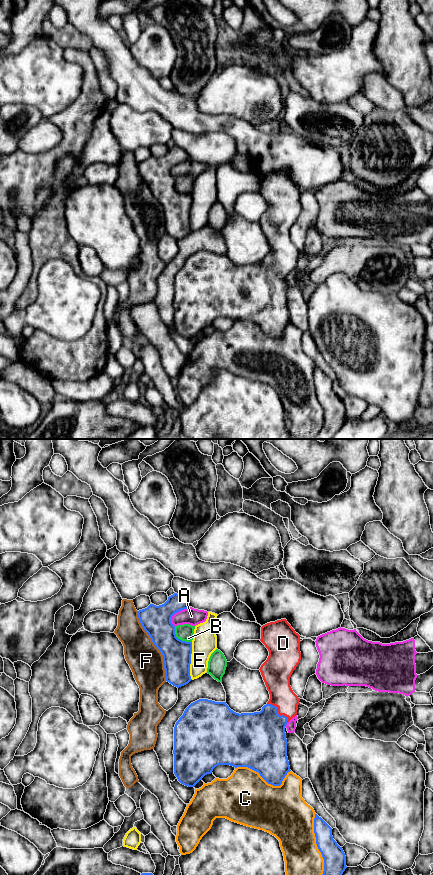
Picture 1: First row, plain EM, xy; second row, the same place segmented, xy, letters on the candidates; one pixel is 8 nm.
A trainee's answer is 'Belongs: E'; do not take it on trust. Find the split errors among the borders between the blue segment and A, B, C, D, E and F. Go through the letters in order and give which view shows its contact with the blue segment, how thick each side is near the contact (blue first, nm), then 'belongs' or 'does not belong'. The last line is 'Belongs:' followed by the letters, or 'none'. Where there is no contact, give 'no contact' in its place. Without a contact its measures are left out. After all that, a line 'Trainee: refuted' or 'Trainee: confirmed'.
A: meets blue in xy; 240 nm thick on the blue side, 140 nm on the other; does not belong
B: meets blue in xy; 240 nm thick on the blue side, 130 nm on the other; does not belong
C: meets blue in xy; 180 nm thick on the blue side, 320 nm on the other; does not belong
D: meets blue in xy; 420 nm thick on the blue side, 200 nm on the other; belongs
E: meets blue in xy; 220 nm thick on the blue side, 200 nm on the other; does not belong
F: meets blue in xy; 240 nm thick on the blue side, 280 nm on the other; does not belong
Belongs: D
Trainee: refuted

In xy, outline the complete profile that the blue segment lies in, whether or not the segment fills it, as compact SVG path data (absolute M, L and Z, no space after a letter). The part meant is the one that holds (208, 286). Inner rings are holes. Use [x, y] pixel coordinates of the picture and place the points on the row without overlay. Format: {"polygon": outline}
{"polygon": "M286 171L261 179L260 193L269 203L260 224L270 251L260 264L236 265L226 254L199 251L191 255L174 279L174 326L178 333L194 339L218 317L248 319L273 338L280 338L290 324L285 279L297 267L300 250L290 238L290 229L301 212L300 187Z"}

